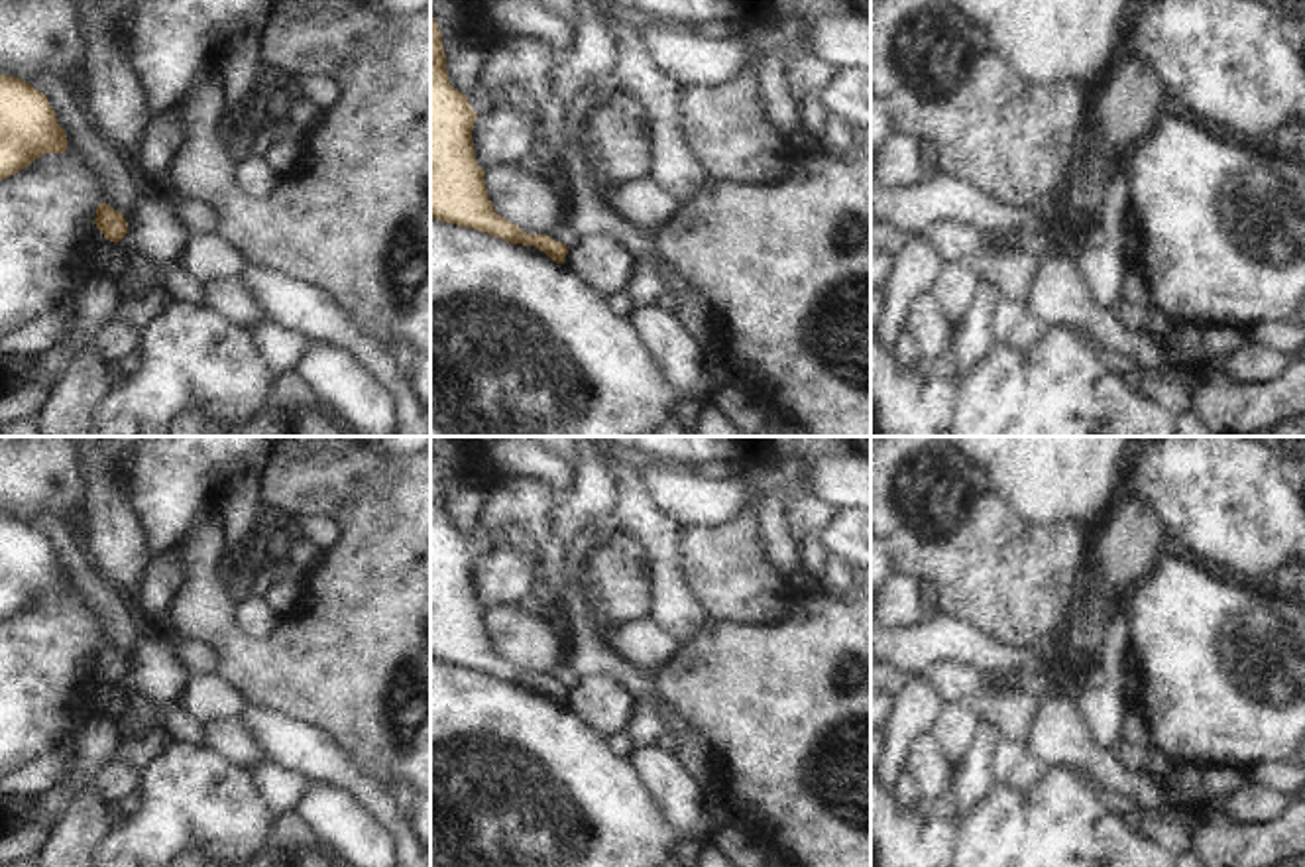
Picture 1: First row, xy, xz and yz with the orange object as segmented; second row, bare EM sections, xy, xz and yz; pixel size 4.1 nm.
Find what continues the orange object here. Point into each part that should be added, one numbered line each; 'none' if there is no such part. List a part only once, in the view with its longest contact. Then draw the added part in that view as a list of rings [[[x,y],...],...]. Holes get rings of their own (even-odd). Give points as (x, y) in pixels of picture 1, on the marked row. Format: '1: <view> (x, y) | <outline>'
none

